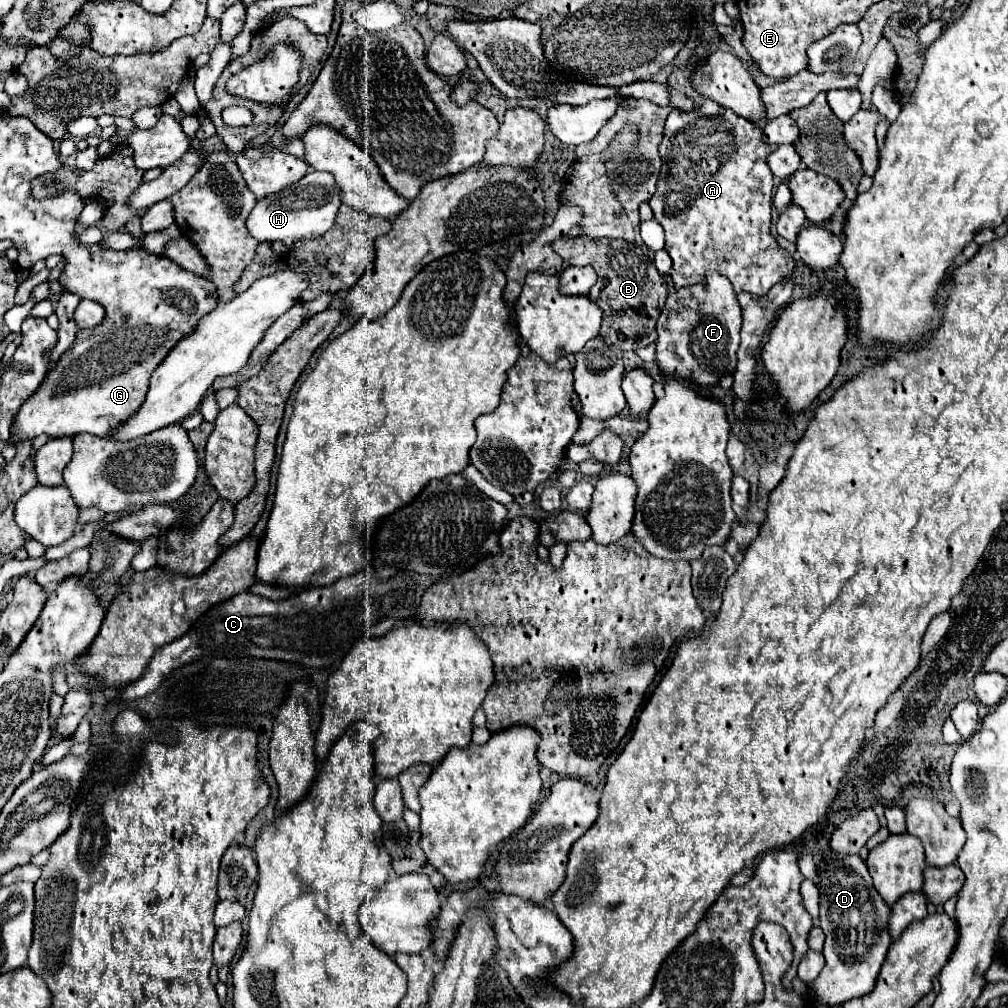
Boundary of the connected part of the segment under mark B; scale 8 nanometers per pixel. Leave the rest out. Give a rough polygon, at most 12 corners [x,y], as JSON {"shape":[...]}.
{"shape":[[558,238],[568,264],[590,264],[600,336],[622,352],[658,340],[668,284],[644,248]]}

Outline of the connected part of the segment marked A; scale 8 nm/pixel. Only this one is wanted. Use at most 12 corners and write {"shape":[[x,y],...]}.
{"shape":[[710,42],[668,76],[650,198],[674,288],[764,296],[796,260],[770,232],[777,146],[702,96]]}

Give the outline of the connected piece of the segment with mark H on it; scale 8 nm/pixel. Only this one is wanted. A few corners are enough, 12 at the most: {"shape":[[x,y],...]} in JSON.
{"shape":[[312,170],[258,200],[246,224],[260,242],[292,244],[334,226],[342,196]]}

